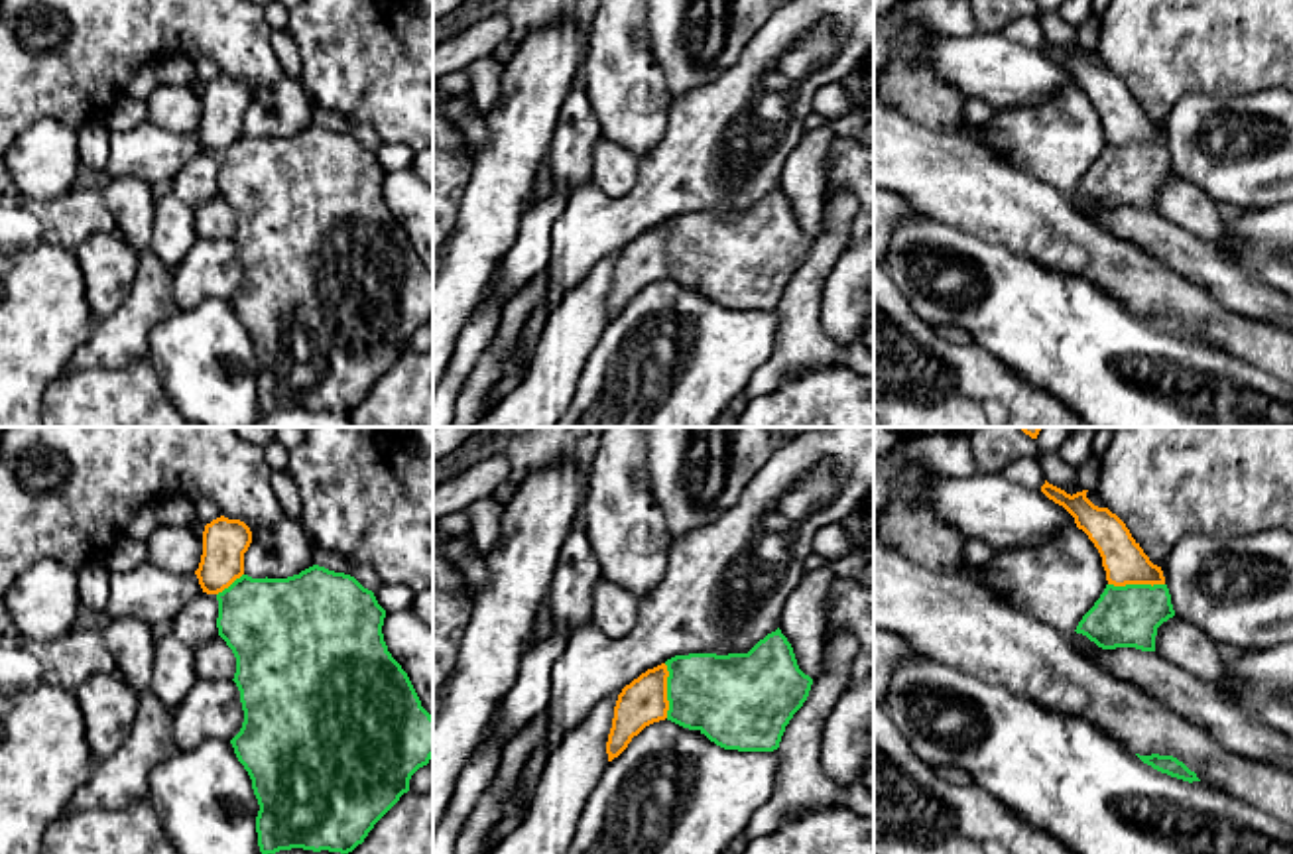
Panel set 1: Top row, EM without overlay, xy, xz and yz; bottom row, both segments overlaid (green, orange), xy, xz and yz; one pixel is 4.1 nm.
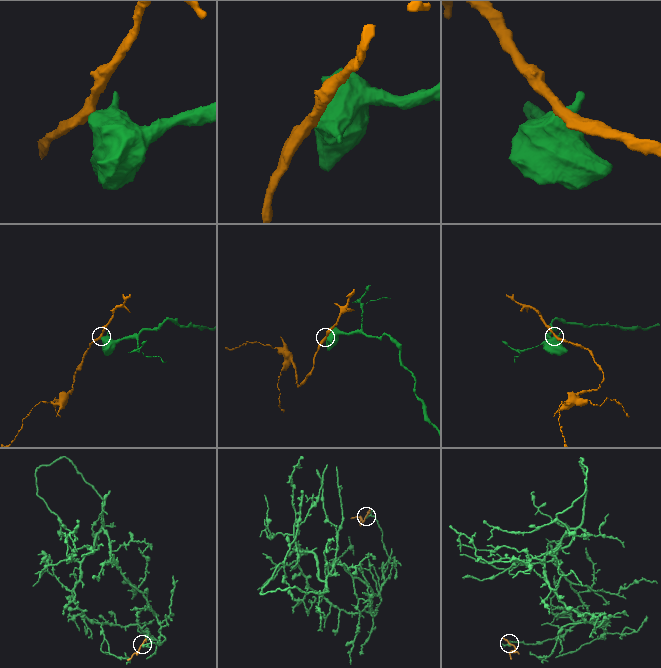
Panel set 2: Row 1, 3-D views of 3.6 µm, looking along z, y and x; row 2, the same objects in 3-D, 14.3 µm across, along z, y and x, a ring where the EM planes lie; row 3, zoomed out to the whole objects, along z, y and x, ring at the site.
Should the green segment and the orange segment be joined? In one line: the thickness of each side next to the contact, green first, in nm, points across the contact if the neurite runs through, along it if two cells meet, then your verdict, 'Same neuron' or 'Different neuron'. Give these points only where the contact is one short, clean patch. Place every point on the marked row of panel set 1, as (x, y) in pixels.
Thickness 260 nm (green) against 180 nm. Boundary: yz (1108, 583), (1164, 585). Different neuron

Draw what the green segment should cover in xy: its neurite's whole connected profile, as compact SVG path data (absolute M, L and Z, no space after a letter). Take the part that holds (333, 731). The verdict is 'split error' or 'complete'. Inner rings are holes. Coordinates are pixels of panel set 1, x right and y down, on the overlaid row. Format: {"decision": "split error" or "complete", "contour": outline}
{"decision": "complete", "contour": "M313 565L287 579L242 575L216 594L218 636L236 657L234 683L244 722L230 740L252 779L262 854L279 850L329 850L348 854L374 824L409 791L411 775L433 758L433 716L384 641L386 610L354 577Z"}

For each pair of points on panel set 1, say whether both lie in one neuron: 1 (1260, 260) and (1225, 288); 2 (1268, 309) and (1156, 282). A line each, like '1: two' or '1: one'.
1: two
2: two

